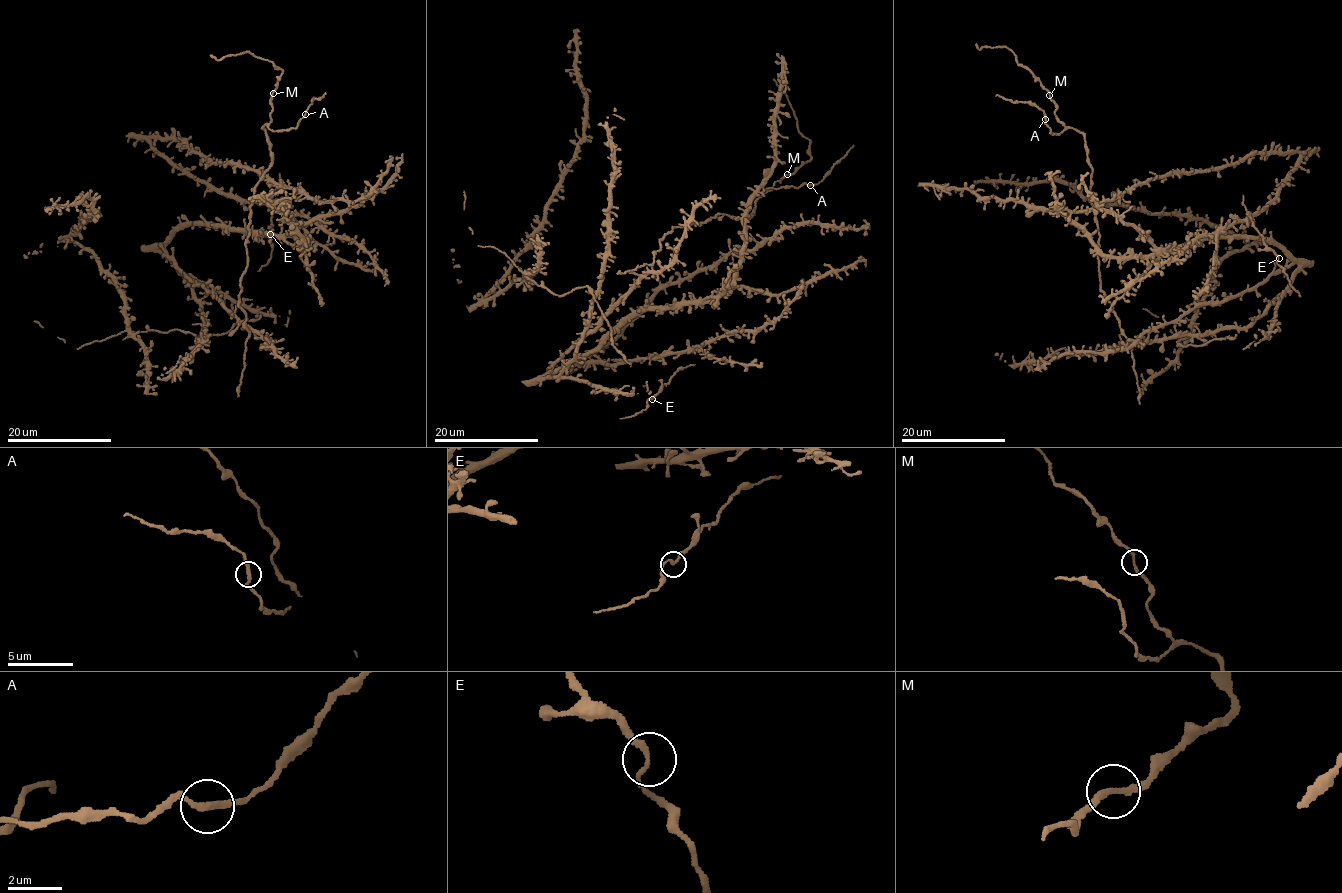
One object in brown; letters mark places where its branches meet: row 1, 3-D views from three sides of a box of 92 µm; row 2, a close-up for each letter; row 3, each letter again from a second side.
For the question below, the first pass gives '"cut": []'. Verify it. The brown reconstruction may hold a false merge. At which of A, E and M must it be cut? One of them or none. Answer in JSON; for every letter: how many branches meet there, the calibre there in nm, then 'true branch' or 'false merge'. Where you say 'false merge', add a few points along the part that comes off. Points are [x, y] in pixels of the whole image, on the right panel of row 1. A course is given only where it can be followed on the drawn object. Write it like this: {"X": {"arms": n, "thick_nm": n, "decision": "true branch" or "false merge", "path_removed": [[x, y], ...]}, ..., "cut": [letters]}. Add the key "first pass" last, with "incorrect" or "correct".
{"A": {"arms": 2, "thick_nm": 200, "decision": "true branch"}, "E": {"arms": 2, "thick_nm": 180, "decision": "true branch"}, "M": {"arms": 2, "thick_nm": 190, "decision": "true branch"}, "cut": [], "first pass": "correct"}

